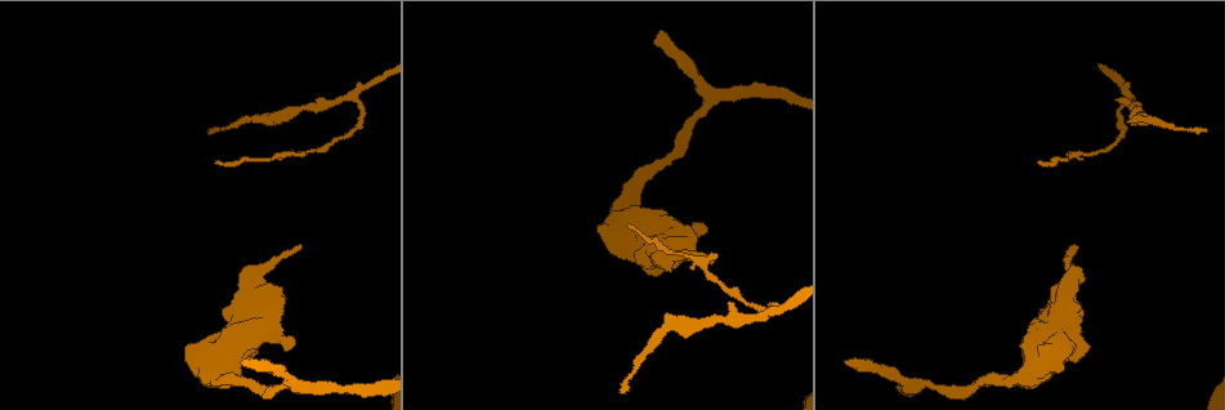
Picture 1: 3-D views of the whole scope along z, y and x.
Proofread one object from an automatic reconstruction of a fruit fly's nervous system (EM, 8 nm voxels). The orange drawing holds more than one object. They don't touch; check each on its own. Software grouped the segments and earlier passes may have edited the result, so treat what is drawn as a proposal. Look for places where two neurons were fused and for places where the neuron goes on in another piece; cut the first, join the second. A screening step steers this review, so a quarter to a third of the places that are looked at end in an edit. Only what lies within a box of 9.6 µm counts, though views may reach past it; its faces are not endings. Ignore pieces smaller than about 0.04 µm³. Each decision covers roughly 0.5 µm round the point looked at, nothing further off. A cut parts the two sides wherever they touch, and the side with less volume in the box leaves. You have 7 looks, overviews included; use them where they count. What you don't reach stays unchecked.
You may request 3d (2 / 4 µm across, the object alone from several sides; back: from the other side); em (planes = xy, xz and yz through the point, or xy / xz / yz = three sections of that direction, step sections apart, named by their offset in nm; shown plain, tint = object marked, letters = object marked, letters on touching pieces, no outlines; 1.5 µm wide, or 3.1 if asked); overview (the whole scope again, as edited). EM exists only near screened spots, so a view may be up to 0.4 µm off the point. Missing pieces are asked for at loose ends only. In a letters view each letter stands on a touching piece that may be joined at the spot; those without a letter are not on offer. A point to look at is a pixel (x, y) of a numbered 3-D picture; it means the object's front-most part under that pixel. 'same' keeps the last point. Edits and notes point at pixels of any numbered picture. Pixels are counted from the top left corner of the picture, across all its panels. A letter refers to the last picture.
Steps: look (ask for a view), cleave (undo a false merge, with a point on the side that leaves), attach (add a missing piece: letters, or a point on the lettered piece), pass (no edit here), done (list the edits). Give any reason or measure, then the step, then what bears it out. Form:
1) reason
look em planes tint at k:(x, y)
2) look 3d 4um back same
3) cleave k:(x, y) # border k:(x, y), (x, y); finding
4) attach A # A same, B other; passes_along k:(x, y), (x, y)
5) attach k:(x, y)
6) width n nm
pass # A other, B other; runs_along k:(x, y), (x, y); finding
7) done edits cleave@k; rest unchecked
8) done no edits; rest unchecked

branch stops here
look em planes letters at 1:(250, 363)

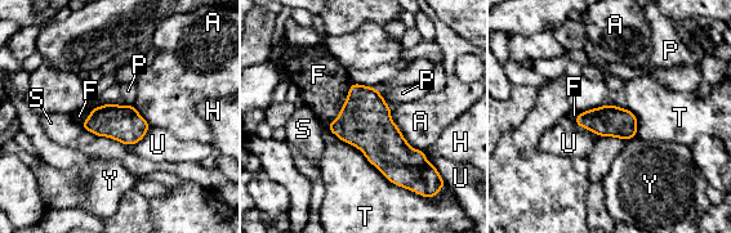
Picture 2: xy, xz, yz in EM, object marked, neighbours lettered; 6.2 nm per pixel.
longest_contact T 700 nm
attach F # A other, F same, H other, P other, S other, T other, U other, Y other; passes_along 2:(365, 121), (343, 106), (319, 75); the neuron continues

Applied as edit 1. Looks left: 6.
look 3d 4um at 1:(296, 389)

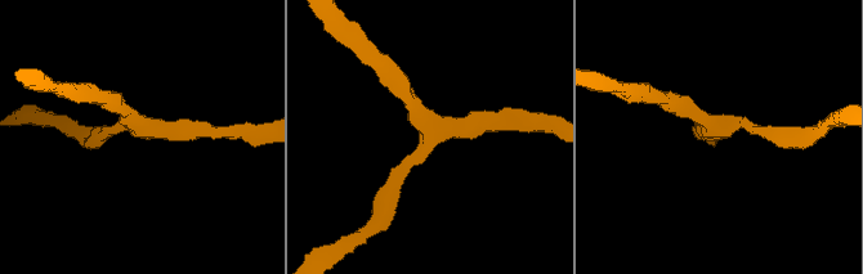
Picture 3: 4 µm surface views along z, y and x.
need the tissue
look em planes letters at 3:(432, 130)

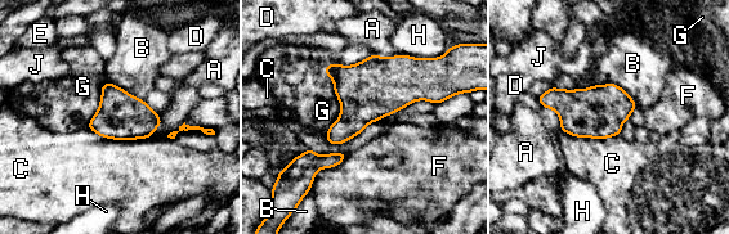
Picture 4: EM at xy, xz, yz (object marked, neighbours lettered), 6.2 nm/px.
pass # A other, B other, C other, D other, E other, F other, G other, H other, J other; border 4:(86, 126), (115, 139), (148, 138); all the same neuron

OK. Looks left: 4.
two arms in line, one across
look 3d 2um at 1:(351, 100)

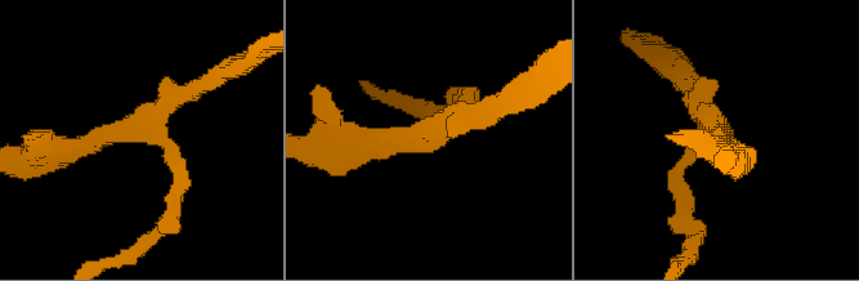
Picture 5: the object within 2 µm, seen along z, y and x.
arms 3
look em planes tint at 5:(437, 130)

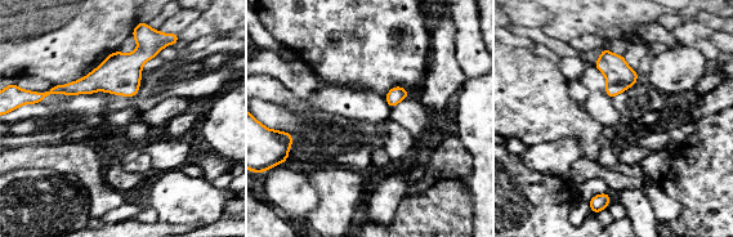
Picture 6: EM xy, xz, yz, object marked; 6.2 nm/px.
look em planes letters same

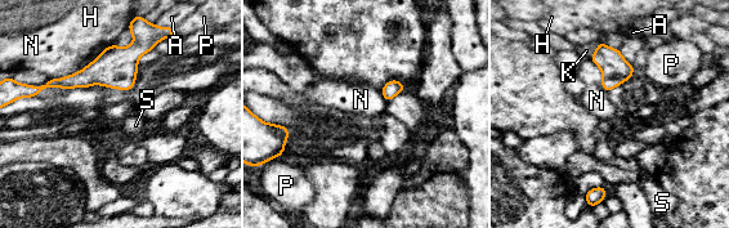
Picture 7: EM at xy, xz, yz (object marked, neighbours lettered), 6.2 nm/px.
pass # A other, H other, K other, N other, P other, S other; runs_along 7:(170, 30), (117, 67), (50, 84); all the same neuron

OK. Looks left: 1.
done edits attach@2; rest unchecked

